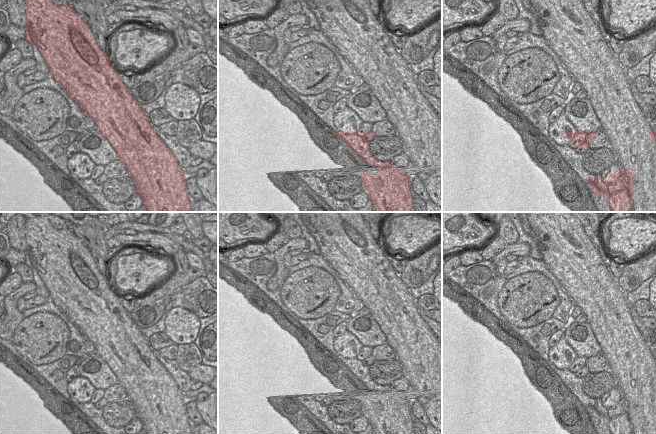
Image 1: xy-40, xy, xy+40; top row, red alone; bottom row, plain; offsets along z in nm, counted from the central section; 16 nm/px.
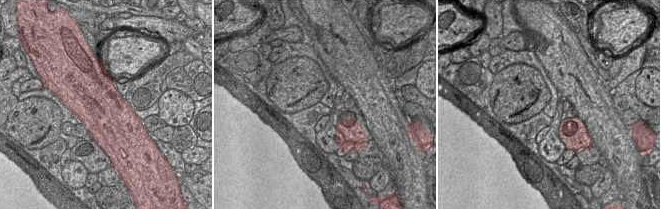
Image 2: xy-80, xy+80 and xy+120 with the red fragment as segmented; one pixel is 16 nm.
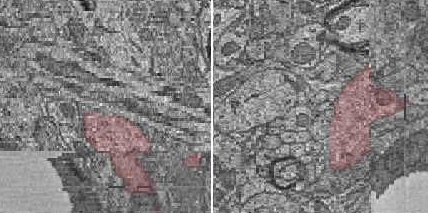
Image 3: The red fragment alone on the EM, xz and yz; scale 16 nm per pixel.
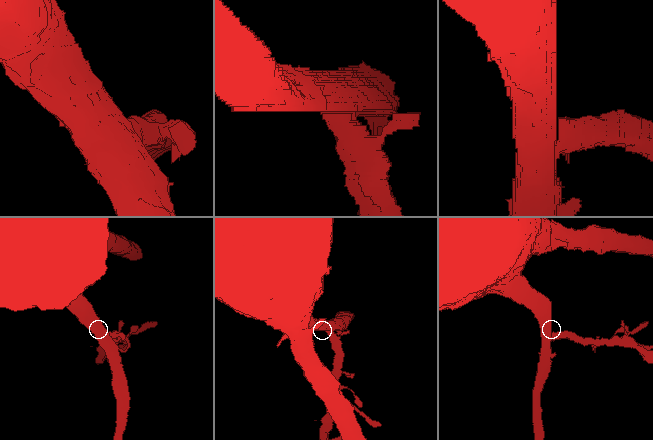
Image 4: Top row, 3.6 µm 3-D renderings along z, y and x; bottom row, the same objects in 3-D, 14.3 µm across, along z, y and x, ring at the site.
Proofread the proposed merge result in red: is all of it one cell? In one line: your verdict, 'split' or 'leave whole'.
split

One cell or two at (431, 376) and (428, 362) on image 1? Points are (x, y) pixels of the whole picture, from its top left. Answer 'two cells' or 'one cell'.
one cell

